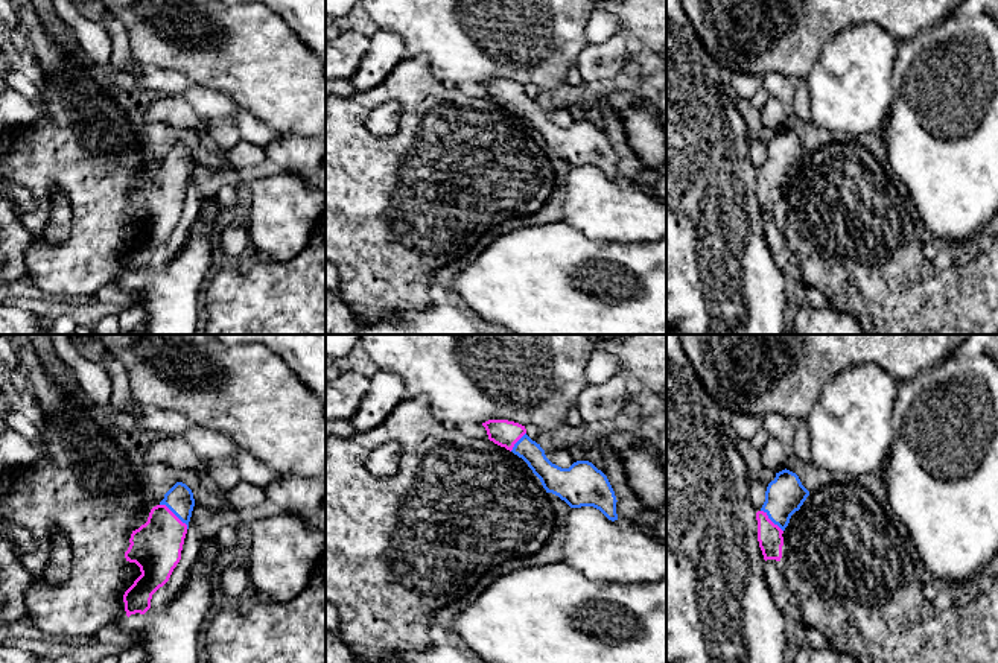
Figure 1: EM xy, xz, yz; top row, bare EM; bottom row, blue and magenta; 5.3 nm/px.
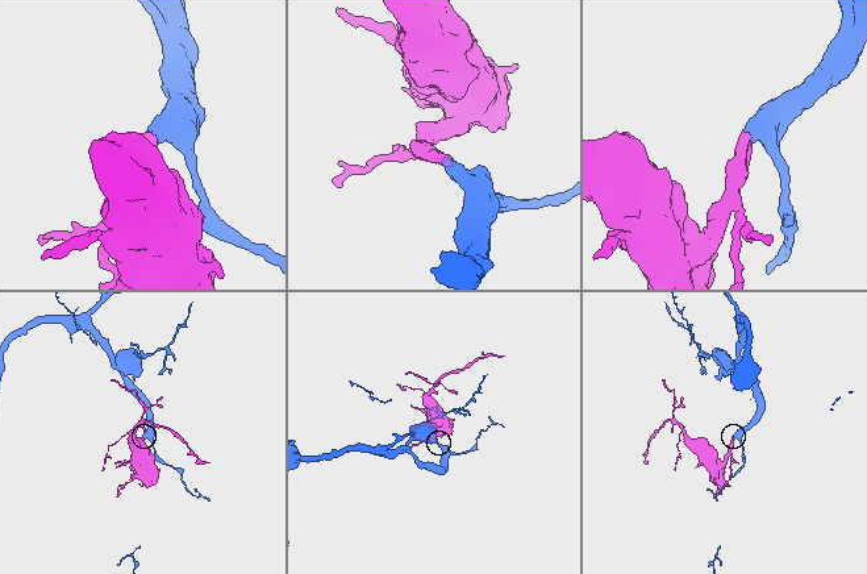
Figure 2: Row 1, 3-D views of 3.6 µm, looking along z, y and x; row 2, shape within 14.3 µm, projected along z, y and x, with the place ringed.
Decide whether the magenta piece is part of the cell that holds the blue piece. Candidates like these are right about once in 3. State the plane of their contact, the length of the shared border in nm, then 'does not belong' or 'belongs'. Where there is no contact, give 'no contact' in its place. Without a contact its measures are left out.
contact in xy; length 200 nm; belongs

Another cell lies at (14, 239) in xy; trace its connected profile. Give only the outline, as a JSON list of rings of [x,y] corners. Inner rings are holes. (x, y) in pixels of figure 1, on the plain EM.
[[[0,196],[0,278],[3,281],[18,281],[27,277],[24,262],[26,249],[33,243],[33,234],[23,225],[14,211],[11,199]]]

